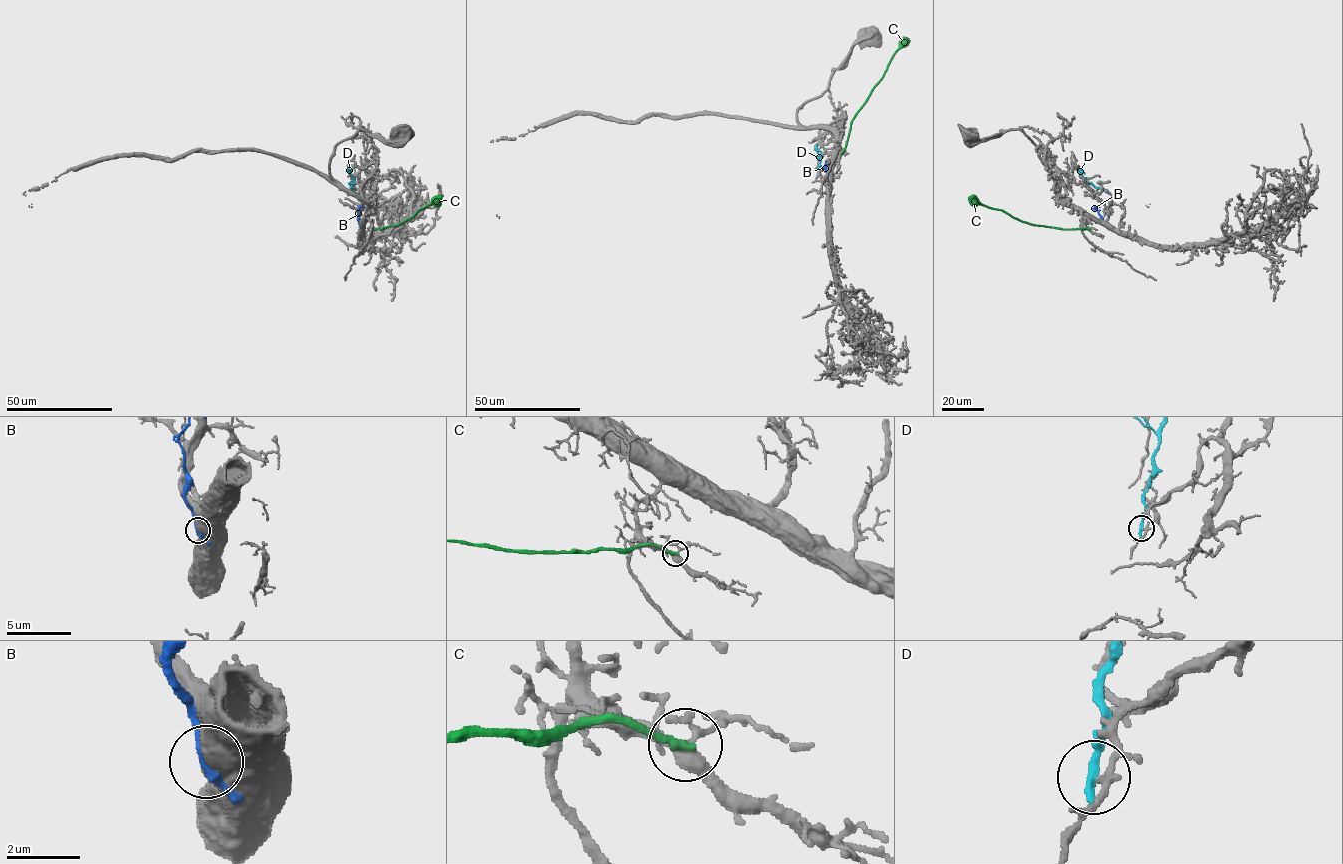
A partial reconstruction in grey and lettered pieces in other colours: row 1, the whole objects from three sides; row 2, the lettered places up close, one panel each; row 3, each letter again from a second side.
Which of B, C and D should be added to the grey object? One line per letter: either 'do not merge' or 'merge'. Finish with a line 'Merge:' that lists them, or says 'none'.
B: do not merge
C: do not merge
D: do not merge
Merge: none

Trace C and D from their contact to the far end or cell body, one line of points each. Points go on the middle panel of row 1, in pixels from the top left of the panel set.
C: (840, 158), (851, 122), (907, 37)
D: (817, 175), (821, 152), (815, 145)

